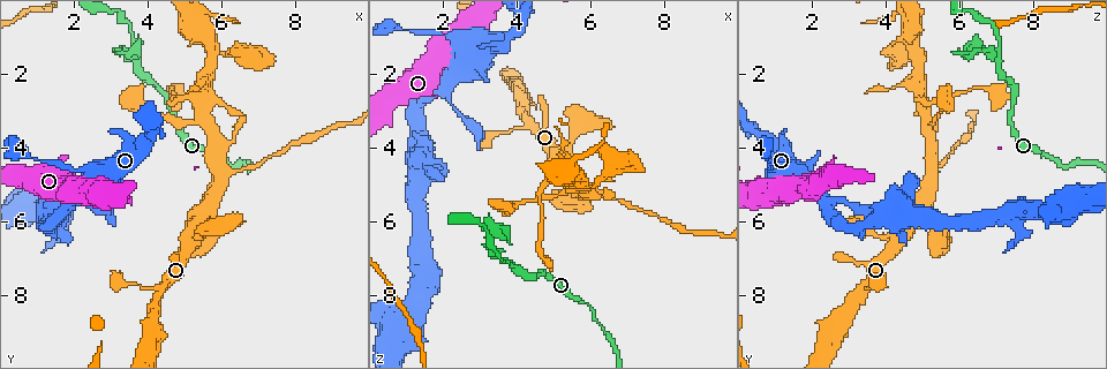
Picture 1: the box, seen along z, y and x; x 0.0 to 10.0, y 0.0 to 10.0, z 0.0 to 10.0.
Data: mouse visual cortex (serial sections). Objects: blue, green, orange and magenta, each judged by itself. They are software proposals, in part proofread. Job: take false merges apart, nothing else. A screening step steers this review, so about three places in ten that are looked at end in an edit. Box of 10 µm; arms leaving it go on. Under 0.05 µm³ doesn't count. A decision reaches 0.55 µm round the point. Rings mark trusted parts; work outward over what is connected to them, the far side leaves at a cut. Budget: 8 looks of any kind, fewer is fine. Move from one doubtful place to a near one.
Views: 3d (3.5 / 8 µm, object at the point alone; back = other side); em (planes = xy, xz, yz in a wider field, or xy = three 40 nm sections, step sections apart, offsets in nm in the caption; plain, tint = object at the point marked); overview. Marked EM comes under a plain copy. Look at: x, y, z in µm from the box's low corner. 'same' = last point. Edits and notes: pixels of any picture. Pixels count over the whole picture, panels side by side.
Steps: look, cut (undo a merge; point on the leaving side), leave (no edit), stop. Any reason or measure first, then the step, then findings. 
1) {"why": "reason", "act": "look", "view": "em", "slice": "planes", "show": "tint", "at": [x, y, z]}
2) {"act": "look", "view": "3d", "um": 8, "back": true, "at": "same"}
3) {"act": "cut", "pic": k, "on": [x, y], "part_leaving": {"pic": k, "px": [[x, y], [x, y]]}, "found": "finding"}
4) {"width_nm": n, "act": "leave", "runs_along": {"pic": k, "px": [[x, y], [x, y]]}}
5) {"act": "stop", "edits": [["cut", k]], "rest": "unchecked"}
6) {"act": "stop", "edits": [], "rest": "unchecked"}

{"why": "two arms in line, one across", "act": "look", "view": "em", "slice": "xy", "step": 1, "show": "tint", "at": [2.05, 5.40, 2.20]}

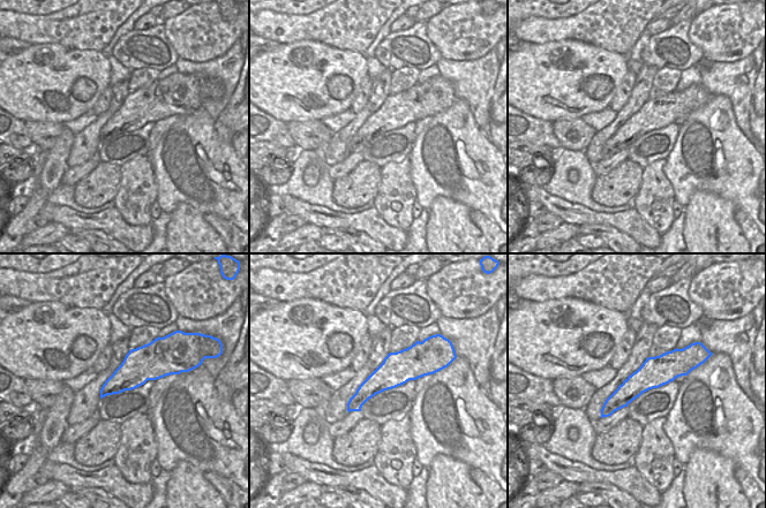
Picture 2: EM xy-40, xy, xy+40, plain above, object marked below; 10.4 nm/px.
{"why": "see where the arms go", "act": "look", "view": "3d", "um": 3.5, "at": "same"}

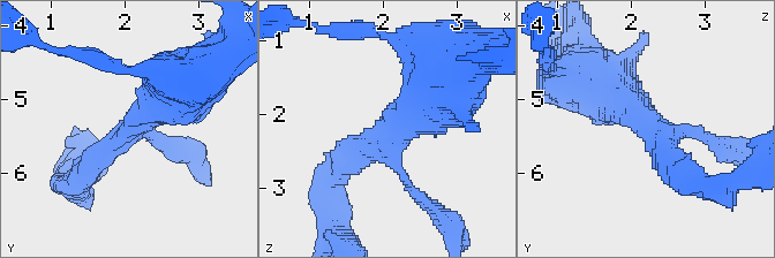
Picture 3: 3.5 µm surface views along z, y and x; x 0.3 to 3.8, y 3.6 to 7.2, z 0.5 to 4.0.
{"arm_widths_nm": [150, 350, 700], "act": "leave", "found": "all the same cell"}

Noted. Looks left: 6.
{"why": "a narrow waist", "act": "look", "view": "3d", "um": 8, "at": [3.75, 7.75, 3.60]}

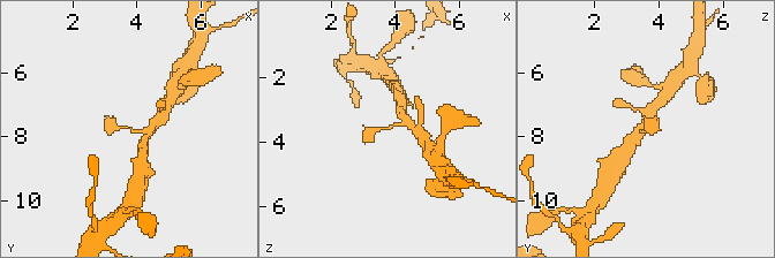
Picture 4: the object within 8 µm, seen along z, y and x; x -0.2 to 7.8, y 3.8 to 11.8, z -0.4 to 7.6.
{"act": "look", "view": "3d", "um": 3.5, "back": true, "at": "same"}

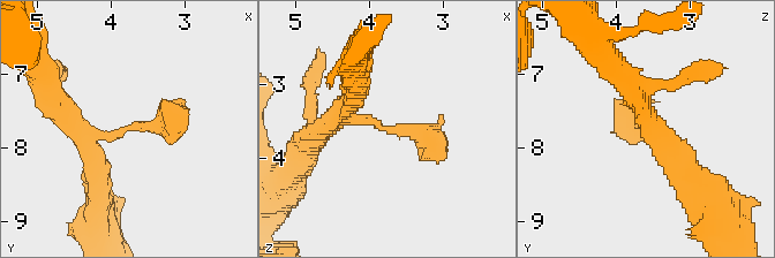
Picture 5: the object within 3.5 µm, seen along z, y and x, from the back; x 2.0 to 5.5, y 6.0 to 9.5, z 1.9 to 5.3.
{"why": "shape alone is not enough", "act": "look", "view": "em", "slice": "xy", "step": 1, "show": "tint", "at": [3.70, 7.70, 3.65]}

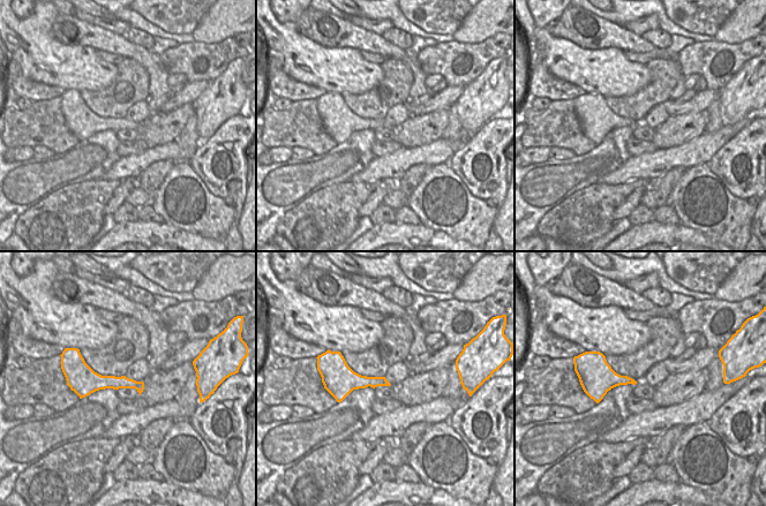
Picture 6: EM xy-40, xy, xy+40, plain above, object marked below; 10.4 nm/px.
{"act": "leave", "runs_along": {"pic": 5, "px": [[70, 121], [117, 136], [185, 100]]}, "found": "all the same cell"}

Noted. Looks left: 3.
{"why": "branch point", "act": "look", "view": "em", "slice": "xy", "step": 3, "show": "tint", "at": [6.05, 4.80, 5.30]}

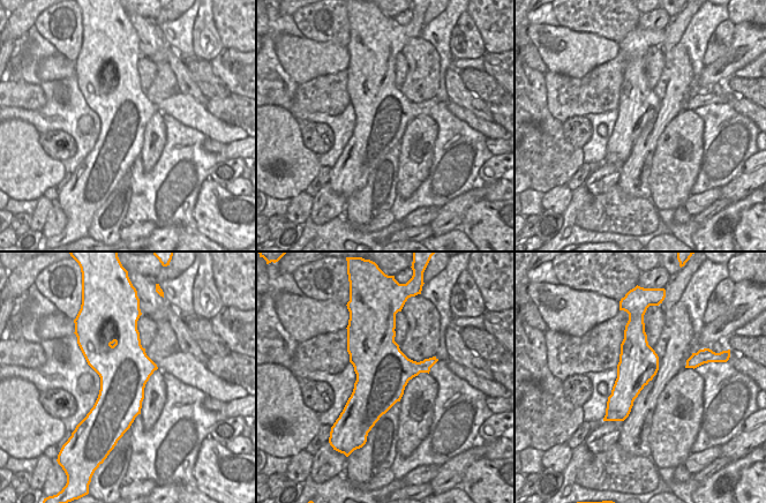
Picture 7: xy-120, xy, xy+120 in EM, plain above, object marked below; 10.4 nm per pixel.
{"act": "look", "view": "3d", "um": 3.5, "at": "same"}

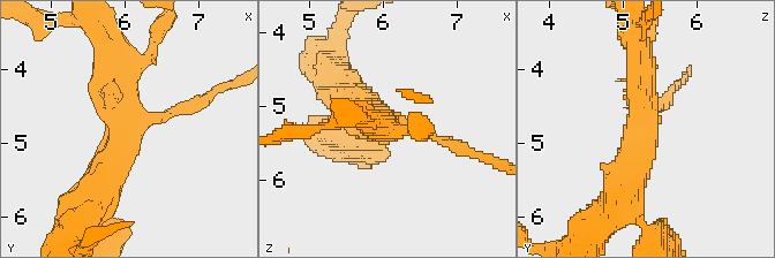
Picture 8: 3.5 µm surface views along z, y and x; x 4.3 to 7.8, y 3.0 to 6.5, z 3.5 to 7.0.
{"act": "cut", "pic": 8, "on": [454, 143], "part_leaving": {"pic": 8, "px": [[431, 137], [488, 161], [498, 161]]}, "found": "two cells meet here"}

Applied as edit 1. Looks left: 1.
{"act": "stop", "edits": [["cut", 8]], "rest": "unchecked"}

